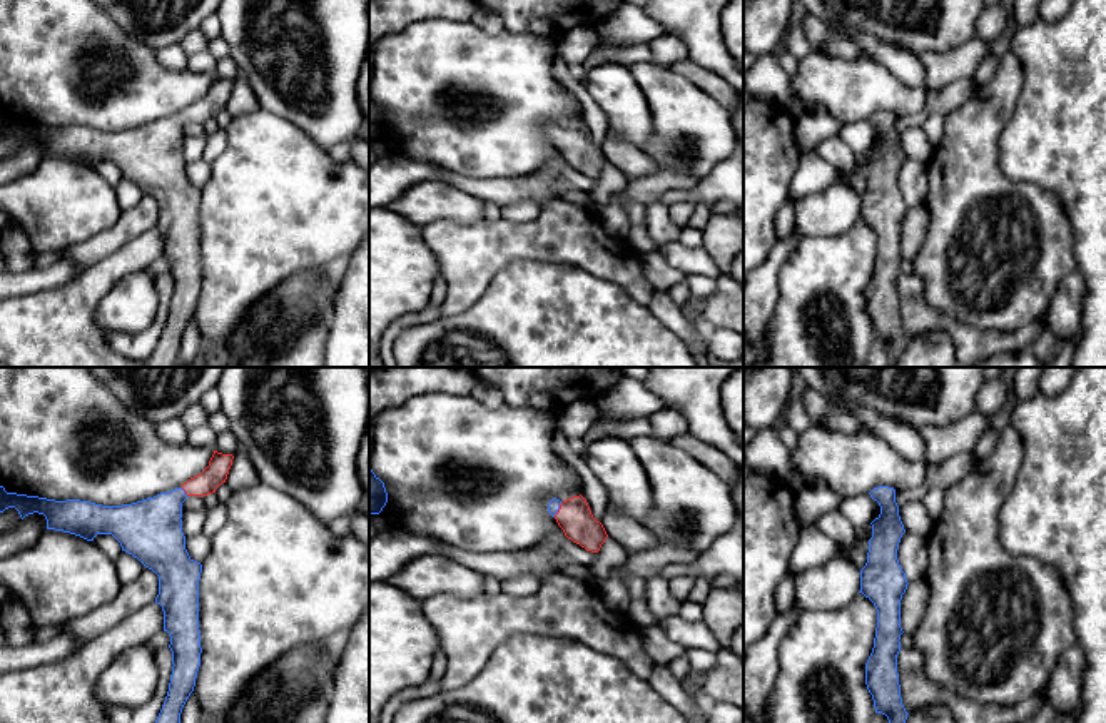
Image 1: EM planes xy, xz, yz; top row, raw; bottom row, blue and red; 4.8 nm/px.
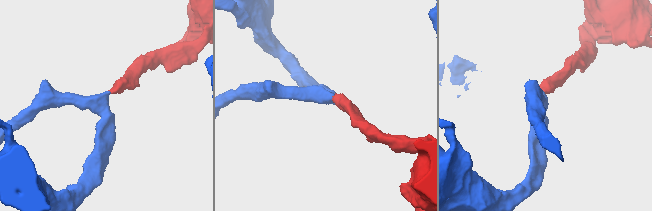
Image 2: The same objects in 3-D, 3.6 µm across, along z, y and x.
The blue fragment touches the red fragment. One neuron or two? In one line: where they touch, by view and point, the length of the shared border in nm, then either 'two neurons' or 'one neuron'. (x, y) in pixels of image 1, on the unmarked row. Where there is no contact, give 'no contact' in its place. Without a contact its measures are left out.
xz (558, 134) | 80 nm | one neuron

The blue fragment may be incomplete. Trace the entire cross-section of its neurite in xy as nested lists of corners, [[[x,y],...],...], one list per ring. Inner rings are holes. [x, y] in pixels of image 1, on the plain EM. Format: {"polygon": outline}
{"polygon": [[[214,77],[209,92],[197,102],[190,104],[180,114],[160,119],[132,130],[102,132],[90,127],[67,125],[55,127],[38,122],[7,119],[0,112],[0,139],[15,134],[23,145],[38,139],[47,145],[47,155],[63,157],[94,167],[97,160],[112,160],[122,172],[122,177],[137,184],[145,194],[159,202],[159,220],[155,229],[164,237],[164,257],[170,262],[172,301],[169,317],[155,351],[144,359],[144,367],[177,367],[182,334],[194,317],[197,297],[200,292],[200,255],[199,255],[199,205],[202,190],[194,187],[185,175],[185,162],[182,159],[182,129],[189,122],[207,122],[226,109],[232,92],[232,80]]]}

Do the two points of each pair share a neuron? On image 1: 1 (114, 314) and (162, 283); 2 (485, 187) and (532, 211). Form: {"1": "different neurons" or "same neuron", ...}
{"1": "different neurons", "2": "different neurons"}

